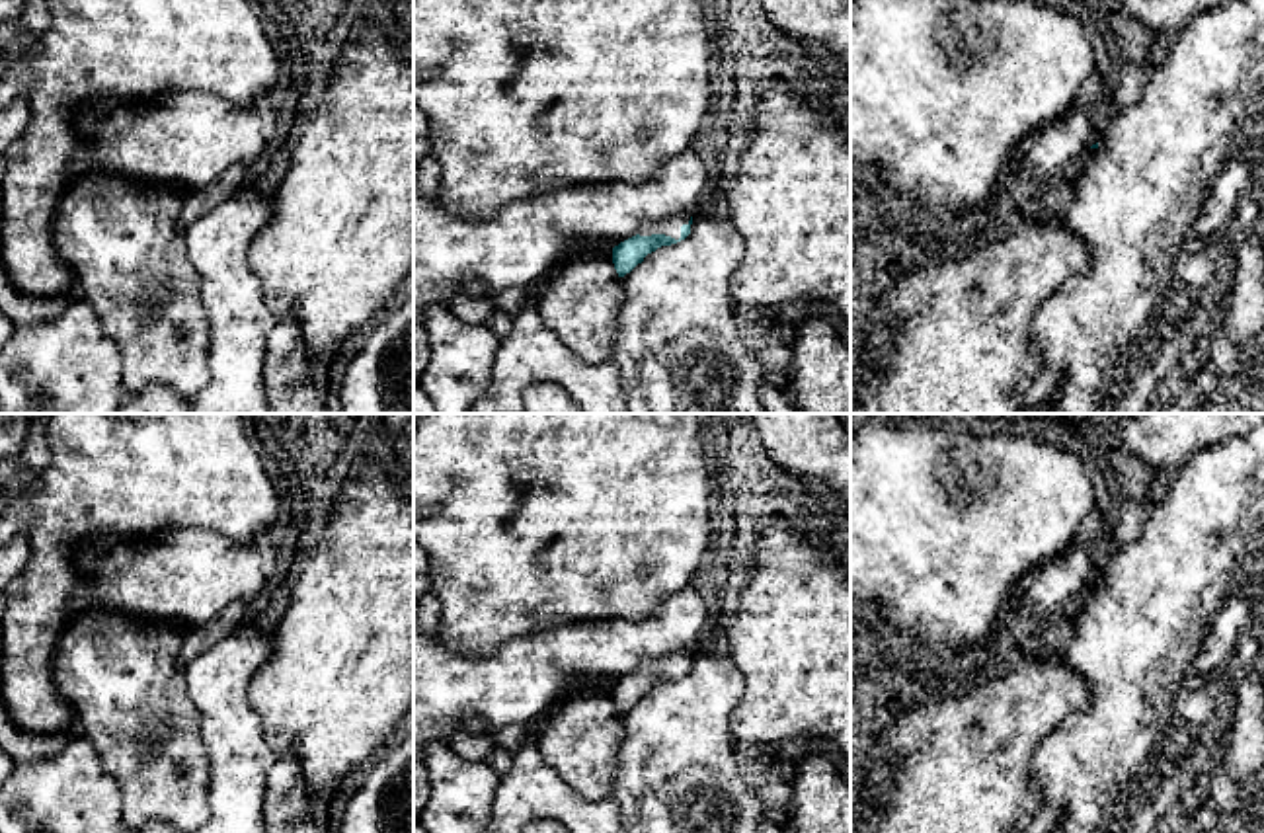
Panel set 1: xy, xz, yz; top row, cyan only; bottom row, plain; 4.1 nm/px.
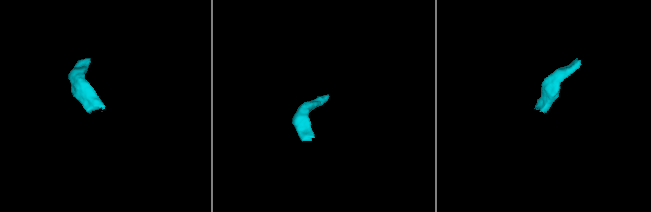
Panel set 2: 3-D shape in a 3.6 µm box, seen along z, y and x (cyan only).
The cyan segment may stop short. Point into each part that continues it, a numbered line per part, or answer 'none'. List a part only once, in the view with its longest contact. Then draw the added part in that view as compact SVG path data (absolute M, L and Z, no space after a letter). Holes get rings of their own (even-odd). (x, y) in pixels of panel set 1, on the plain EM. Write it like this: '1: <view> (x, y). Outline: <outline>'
1: xz (670, 664). Outline: M675 652L675 654L669 654L659 659L644 659L636 671L640 671L640 673L665 671L665 673L679 677L681 663L689 661L689 657L691 657L691 654L687 654L687 652Z

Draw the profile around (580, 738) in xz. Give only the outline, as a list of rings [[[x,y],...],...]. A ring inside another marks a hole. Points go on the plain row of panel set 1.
[[[612,687],[566,694],[534,728],[544,763],[587,800],[609,798],[624,739],[622,714]]]

